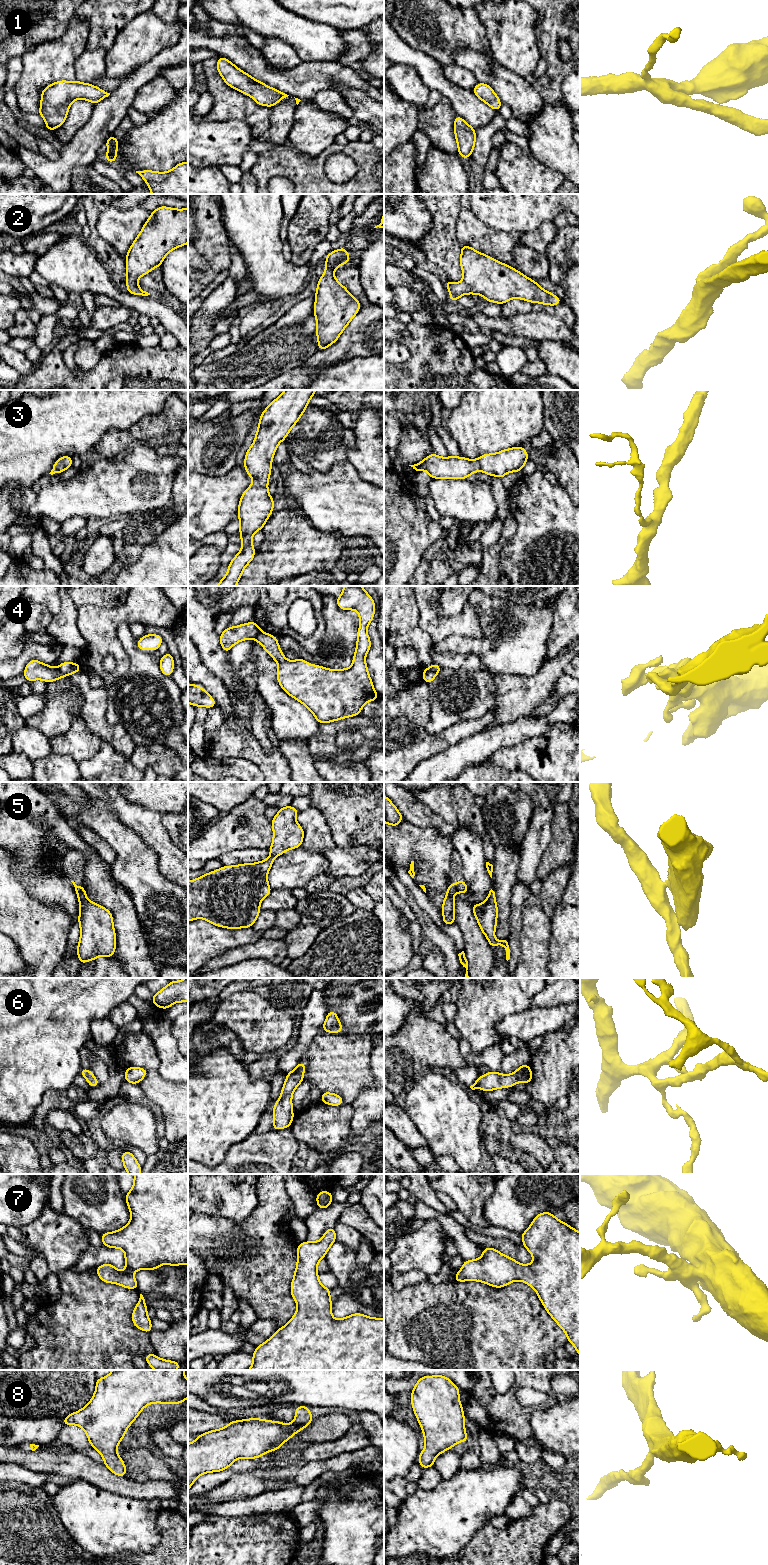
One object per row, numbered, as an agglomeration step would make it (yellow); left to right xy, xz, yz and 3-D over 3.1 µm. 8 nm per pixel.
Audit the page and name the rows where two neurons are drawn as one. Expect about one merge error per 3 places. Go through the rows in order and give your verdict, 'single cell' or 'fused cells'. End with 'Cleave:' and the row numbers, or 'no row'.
1: single cell
2: single cell
3: single cell
4: fused cells
5: fused cells
6: single cell
7: single cell
8: single cell
Cleave: 4, 5

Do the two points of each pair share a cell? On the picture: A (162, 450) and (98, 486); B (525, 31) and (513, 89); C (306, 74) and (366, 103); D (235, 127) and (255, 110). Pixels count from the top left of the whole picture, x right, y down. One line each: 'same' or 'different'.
A: different
B: different
C: different
D: different

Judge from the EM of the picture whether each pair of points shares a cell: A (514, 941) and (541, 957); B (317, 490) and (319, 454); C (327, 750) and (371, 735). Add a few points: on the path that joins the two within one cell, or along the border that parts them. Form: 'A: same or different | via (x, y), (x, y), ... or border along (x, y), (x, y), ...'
A: different | border along (523, 922), (520, 933), (520, 955), (517, 958)
B: different | border along (340, 462), (326, 471), (300, 471), (295, 468)
C: different | border along (350, 726), (336, 738), (342, 756)

